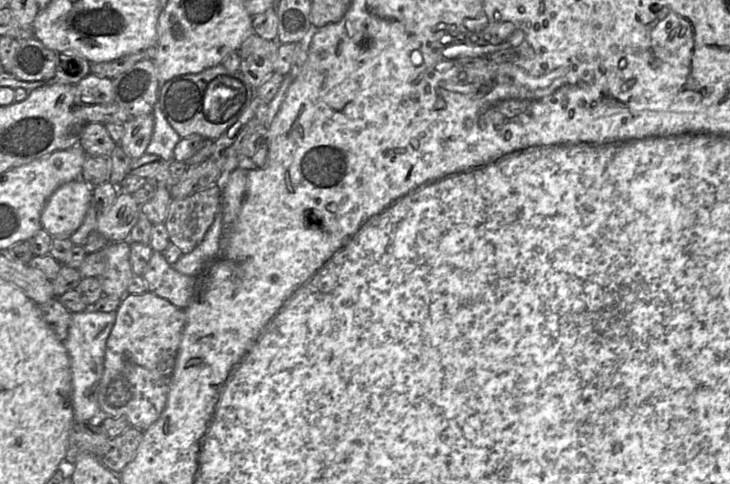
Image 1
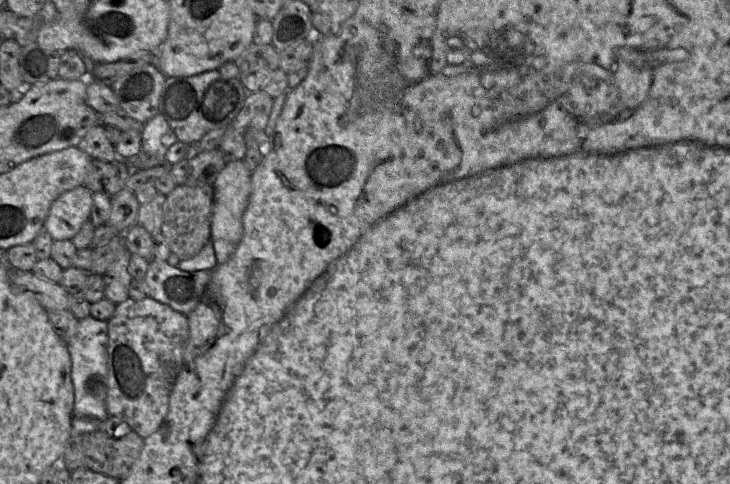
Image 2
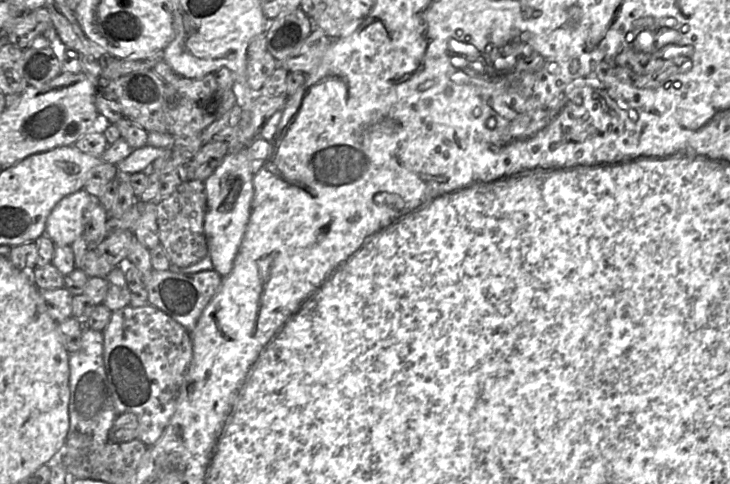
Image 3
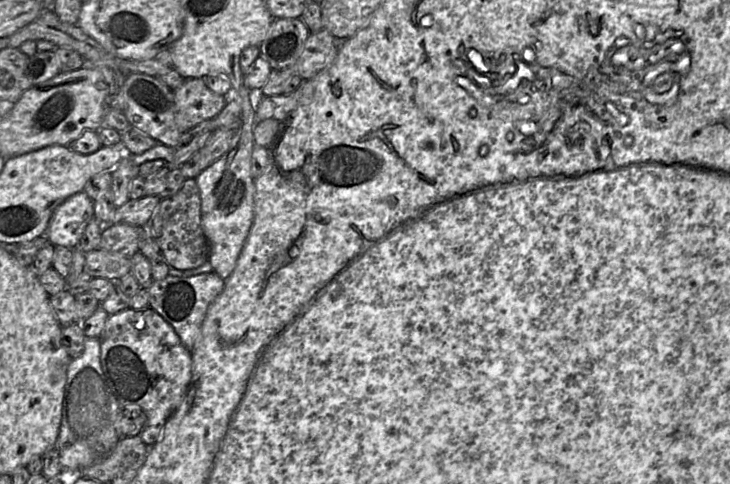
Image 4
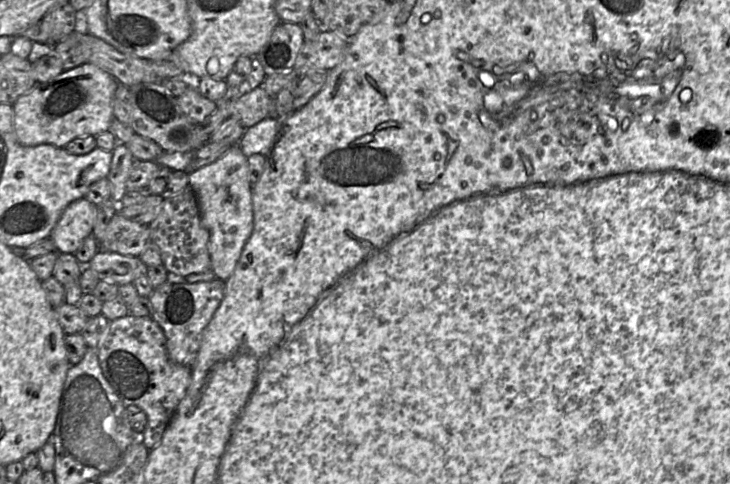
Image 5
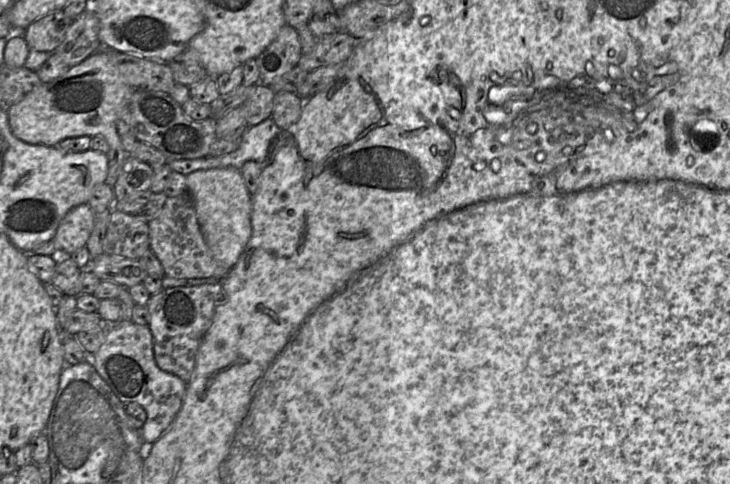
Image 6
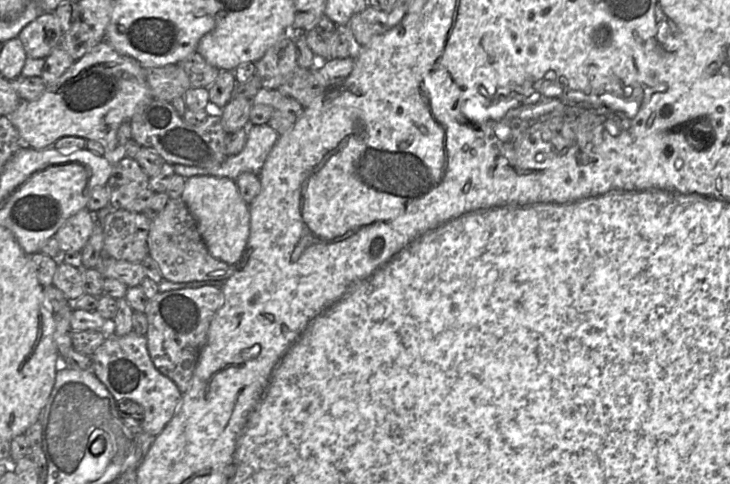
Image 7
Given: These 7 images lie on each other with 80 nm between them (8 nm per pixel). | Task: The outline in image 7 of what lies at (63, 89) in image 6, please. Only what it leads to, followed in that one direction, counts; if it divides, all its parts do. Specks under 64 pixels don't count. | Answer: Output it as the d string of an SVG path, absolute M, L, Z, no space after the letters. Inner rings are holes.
M103 40L75 61L56 81L46 85L45 91L39 98L22 101L8 118L25 146L41 150L53 146L58 139L66 136L93 139L102 142L105 148L104 156L111 158L115 164L125 157L124 147L118 146L117 143L119 126L129 121L139 107L151 98L145 68L131 57L118 53L106 40Z

